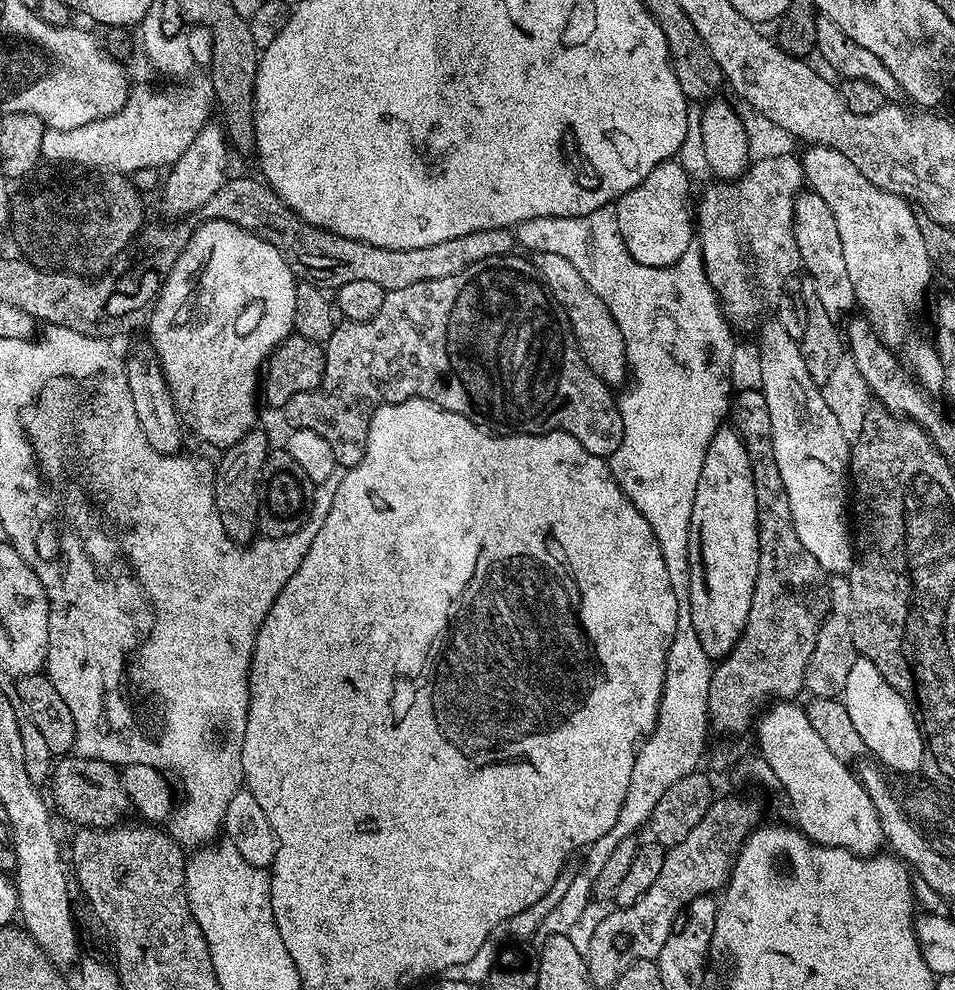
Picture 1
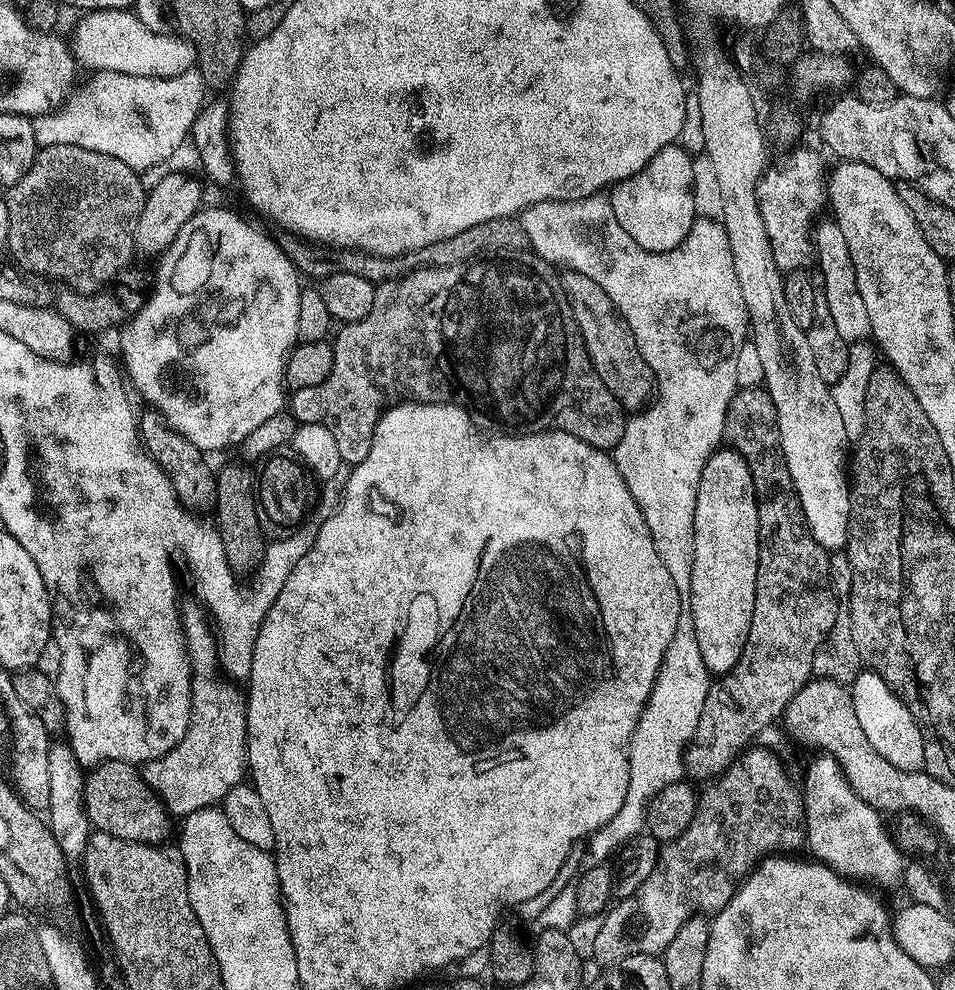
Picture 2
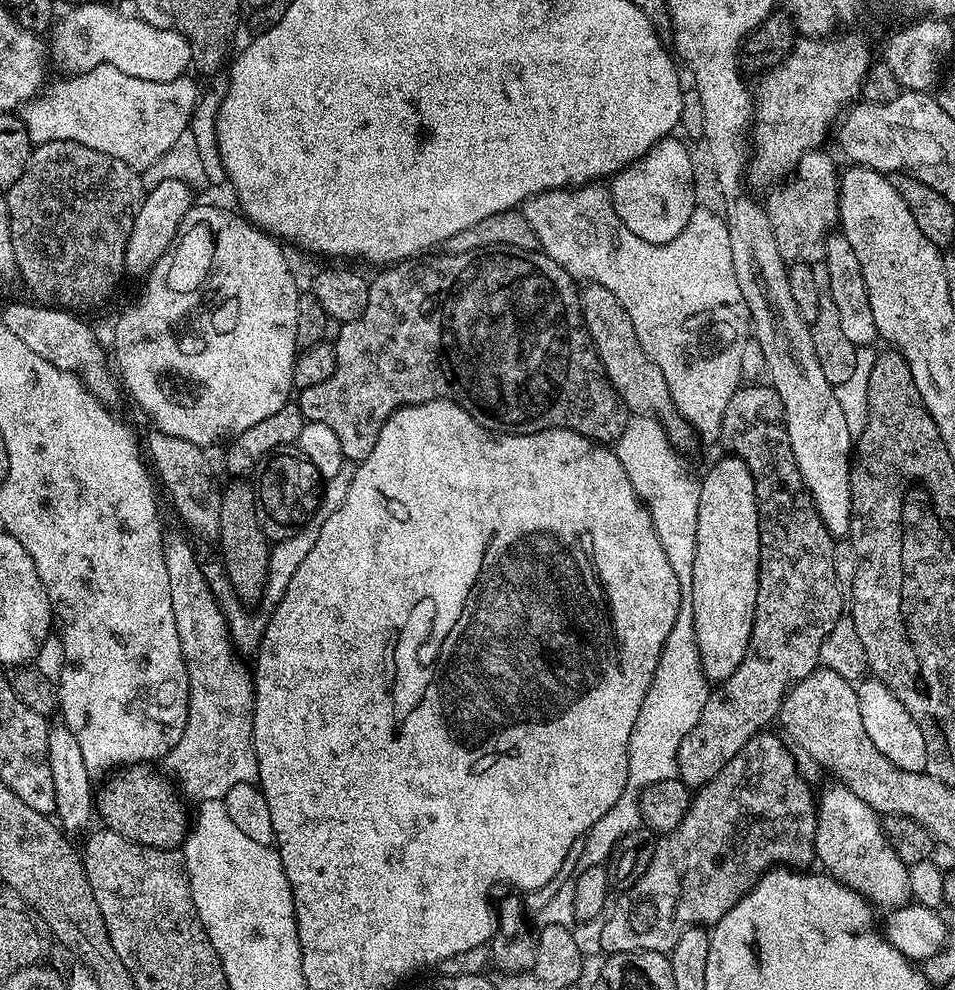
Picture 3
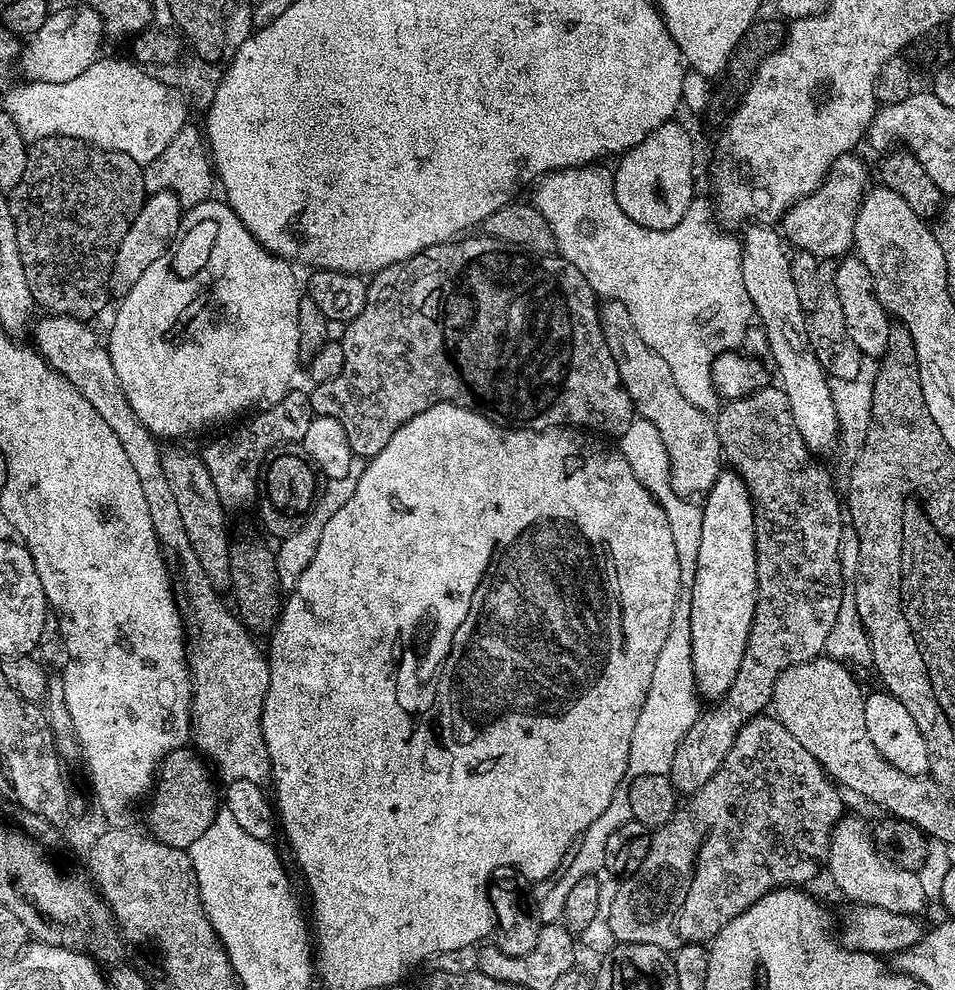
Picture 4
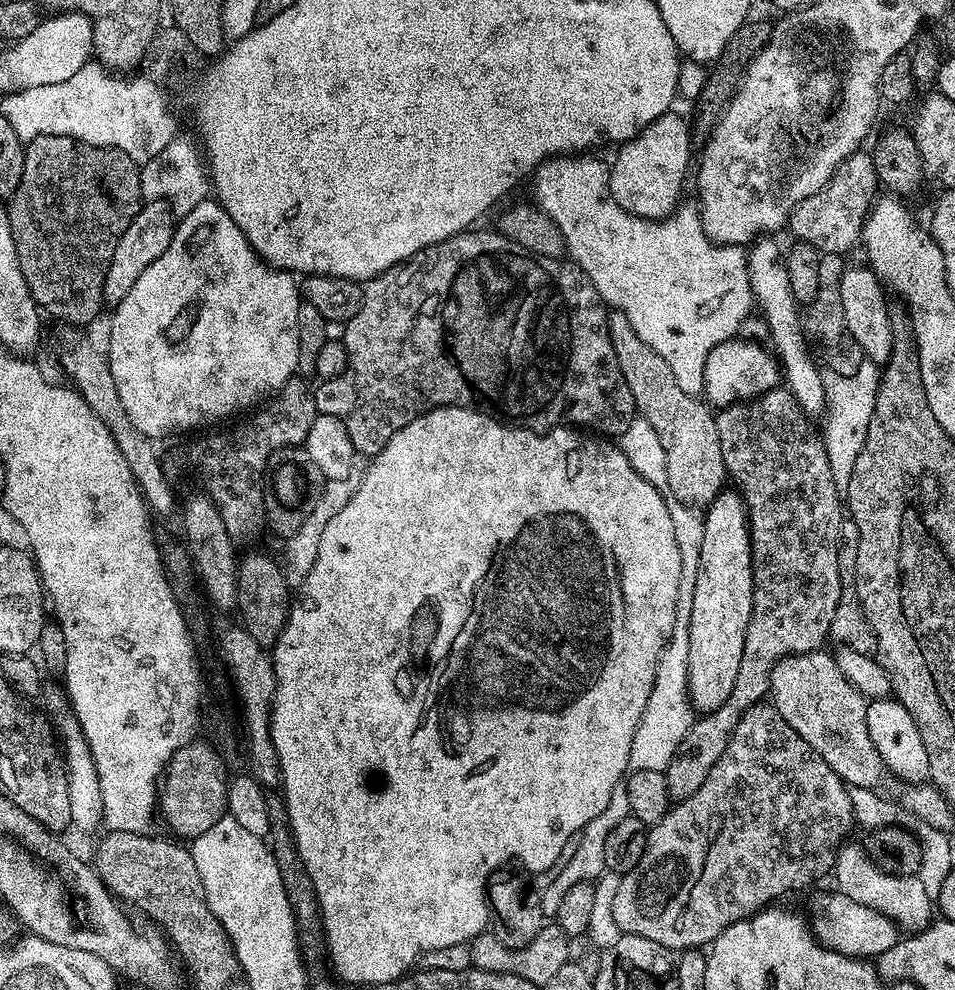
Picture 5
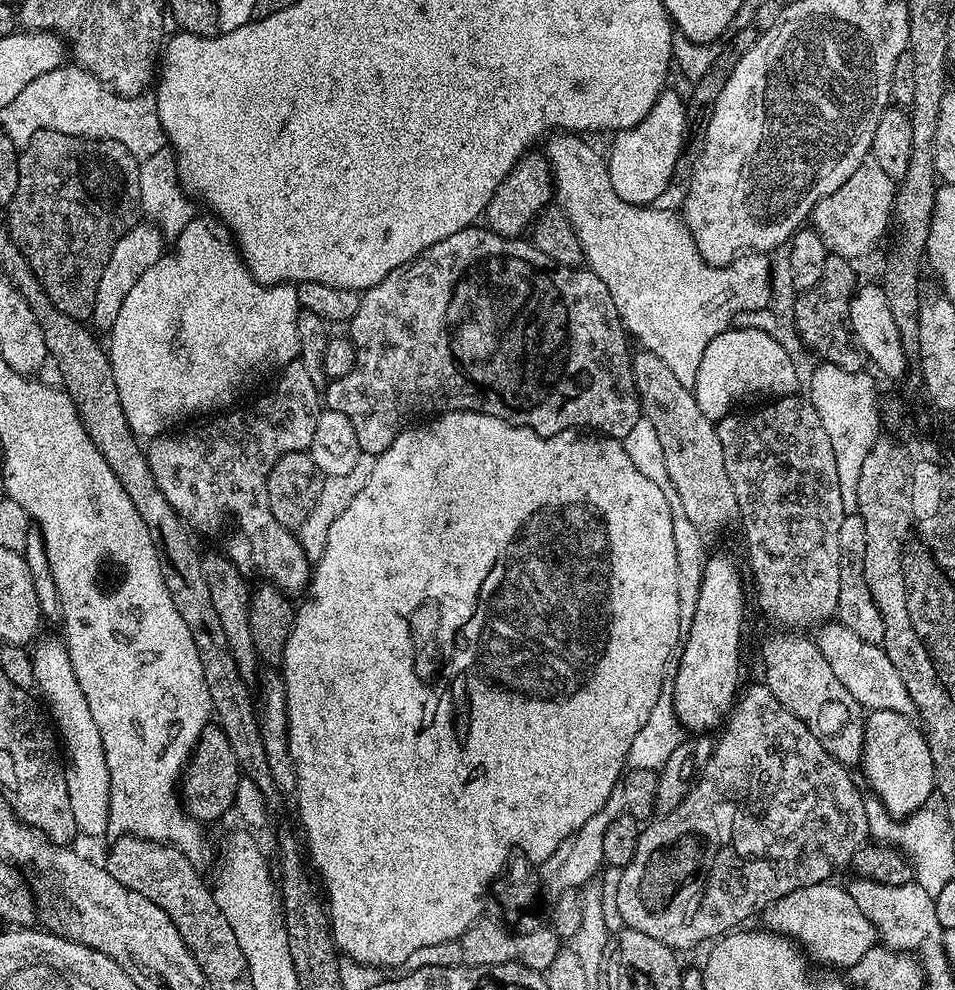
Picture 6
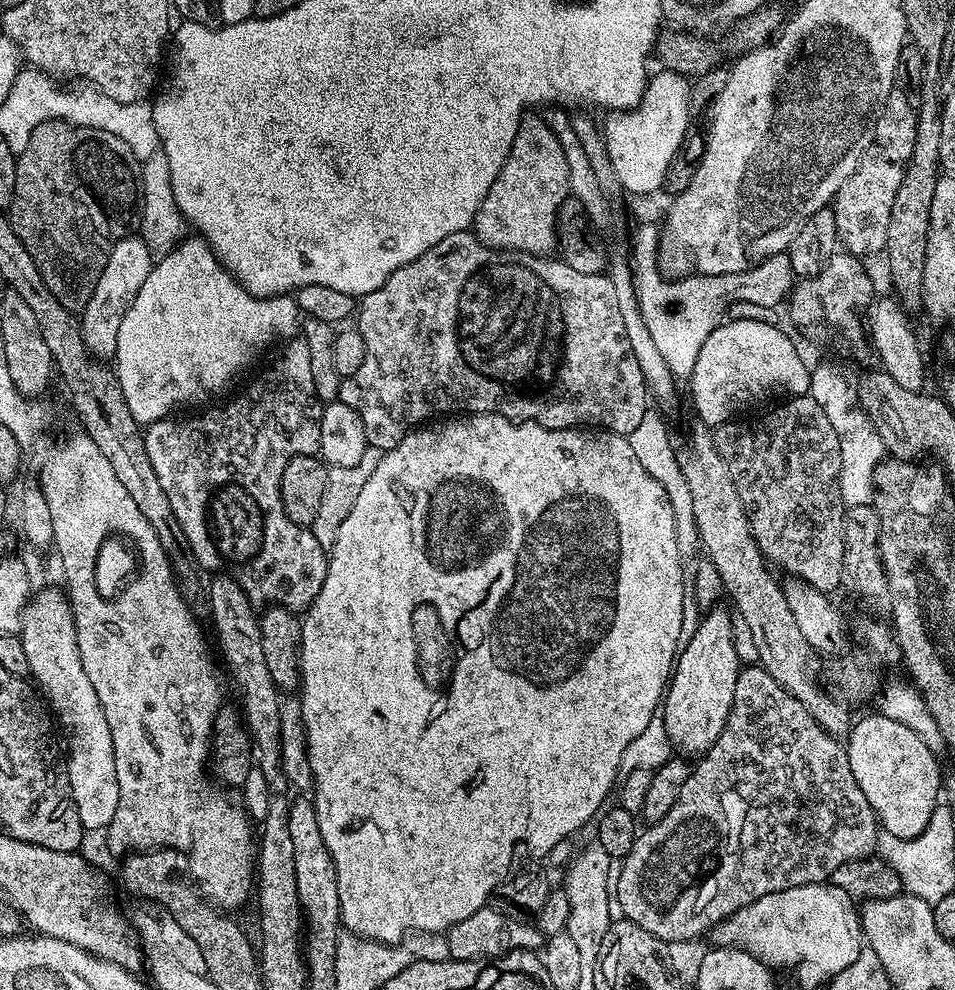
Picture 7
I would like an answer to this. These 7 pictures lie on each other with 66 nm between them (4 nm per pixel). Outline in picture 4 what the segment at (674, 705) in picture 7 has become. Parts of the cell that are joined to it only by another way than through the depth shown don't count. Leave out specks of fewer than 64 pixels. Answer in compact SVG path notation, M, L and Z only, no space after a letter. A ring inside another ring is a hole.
M721 471L714 486L703 497L702 507L702 543L698 549L698 570L694 574L694 594L690 598L690 646L692 655L691 683L695 684L697 693L708 702L720 700L738 666L742 666L742 654L746 654L746 642L750 638L750 626L754 622L756 609L756 527L752 498L748 494L746 482L736 472Z

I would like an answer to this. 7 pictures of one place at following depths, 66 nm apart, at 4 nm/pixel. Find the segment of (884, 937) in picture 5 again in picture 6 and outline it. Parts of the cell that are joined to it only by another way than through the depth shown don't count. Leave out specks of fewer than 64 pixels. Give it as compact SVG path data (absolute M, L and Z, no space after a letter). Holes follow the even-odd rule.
M836 882L802 886L769 904L763 909L762 916L763 927L767 931L787 936L817 965L827 966L832 970L852 968L854 962L858 962L862 959L862 954L866 954L866 950L877 947L878 944L876 928L870 918L866 918L866 914L858 910L858 902L850 898L847 887L840 885L839 888Z

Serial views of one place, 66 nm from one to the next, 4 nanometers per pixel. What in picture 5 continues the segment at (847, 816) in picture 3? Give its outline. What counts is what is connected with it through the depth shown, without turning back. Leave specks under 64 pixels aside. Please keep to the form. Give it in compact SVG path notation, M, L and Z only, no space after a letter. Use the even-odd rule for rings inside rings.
M848 842L841 847L836 855L835 887L846 898L854 898L862 906L870 906L878 910L886 918L896 924L897 929L908 934L923 931L934 920L934 900L927 894L926 889L920 881L919 875L915 876L891 876L880 868L875 868L870 858L864 852L859 843Z

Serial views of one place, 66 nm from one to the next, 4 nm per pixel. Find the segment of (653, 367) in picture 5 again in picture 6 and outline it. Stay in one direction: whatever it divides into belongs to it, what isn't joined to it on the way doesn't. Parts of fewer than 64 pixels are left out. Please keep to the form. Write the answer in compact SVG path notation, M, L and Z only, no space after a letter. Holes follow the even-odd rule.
M637 351L632 357L632 373L636 376L636 392L640 395L641 413L654 425L662 445L662 456L666 458L666 470L670 473L670 480L682 497L682 506L686 515L705 538L712 538L723 528L737 523L740 511L738 498L734 498L734 486L730 486L730 477L726 475L726 458L722 458L722 442L716 433L716 424L702 410L698 410L698 402L693 389L682 386L678 378L666 367L666 362L658 358L658 354Z

